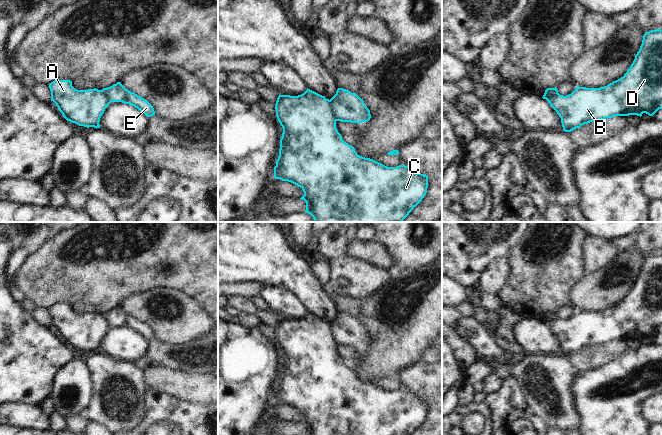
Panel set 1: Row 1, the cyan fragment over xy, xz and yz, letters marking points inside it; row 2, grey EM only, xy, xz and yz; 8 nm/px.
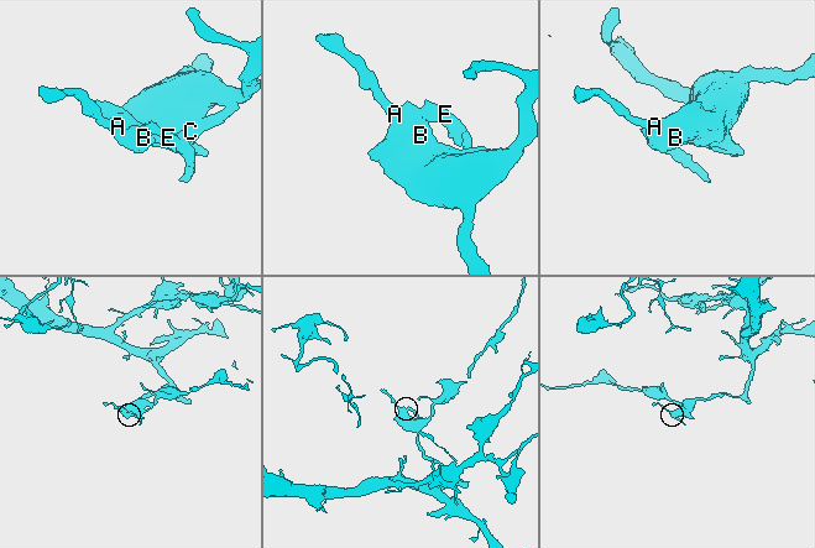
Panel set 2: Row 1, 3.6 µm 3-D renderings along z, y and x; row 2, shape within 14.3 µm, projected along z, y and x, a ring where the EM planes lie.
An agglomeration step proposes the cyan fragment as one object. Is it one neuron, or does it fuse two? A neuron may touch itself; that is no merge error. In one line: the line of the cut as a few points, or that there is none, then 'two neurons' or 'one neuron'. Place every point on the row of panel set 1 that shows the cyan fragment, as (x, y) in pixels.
cut in xz along (329, 100), (329, 108), (333, 113), (335, 121); two neurons

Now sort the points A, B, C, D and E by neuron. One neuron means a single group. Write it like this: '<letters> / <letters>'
A B C D / E

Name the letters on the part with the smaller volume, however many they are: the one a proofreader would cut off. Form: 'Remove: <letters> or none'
Remove: E

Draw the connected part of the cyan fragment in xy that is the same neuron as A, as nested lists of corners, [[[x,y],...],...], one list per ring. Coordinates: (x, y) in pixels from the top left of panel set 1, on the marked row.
[[[54,80],[49,88],[51,101],[67,121],[87,128],[100,128],[100,118],[110,104],[101,90],[77,90],[70,80]]]

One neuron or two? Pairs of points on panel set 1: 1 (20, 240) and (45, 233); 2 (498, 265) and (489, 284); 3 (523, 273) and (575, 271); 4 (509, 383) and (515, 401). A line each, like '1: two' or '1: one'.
1: one
2: one
3: one
4: one

